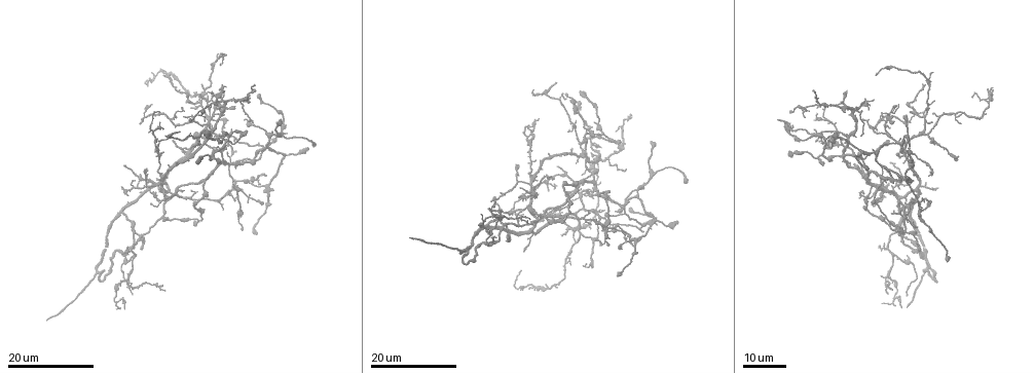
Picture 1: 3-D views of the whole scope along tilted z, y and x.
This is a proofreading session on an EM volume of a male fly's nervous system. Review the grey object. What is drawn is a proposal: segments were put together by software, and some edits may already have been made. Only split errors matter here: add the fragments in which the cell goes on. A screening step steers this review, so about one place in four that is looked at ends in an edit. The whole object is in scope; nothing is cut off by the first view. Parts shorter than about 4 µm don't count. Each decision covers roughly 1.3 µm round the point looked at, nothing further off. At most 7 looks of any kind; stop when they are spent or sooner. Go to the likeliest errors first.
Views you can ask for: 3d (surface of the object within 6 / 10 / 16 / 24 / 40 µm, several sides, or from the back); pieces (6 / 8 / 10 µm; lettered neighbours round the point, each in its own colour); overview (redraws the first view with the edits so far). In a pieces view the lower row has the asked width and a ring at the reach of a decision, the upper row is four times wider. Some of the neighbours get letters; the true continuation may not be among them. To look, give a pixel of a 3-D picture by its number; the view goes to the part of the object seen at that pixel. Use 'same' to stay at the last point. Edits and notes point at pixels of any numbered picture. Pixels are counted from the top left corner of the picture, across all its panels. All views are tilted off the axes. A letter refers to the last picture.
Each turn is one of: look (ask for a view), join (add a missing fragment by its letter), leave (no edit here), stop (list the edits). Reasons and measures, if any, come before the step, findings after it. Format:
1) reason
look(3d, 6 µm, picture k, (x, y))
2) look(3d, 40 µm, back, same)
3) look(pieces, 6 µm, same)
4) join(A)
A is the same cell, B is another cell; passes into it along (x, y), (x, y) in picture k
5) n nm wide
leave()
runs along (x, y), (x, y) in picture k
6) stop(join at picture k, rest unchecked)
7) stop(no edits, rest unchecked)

free end
look(3d, 24 µm, picture 1, (191, 109))

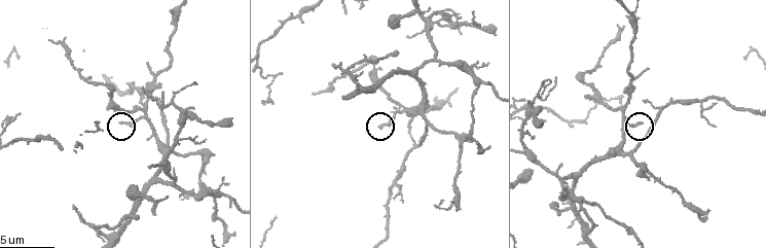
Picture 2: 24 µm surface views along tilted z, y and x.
what lies round it
look(pieces, 10 µm, picture 2, (382, 125))

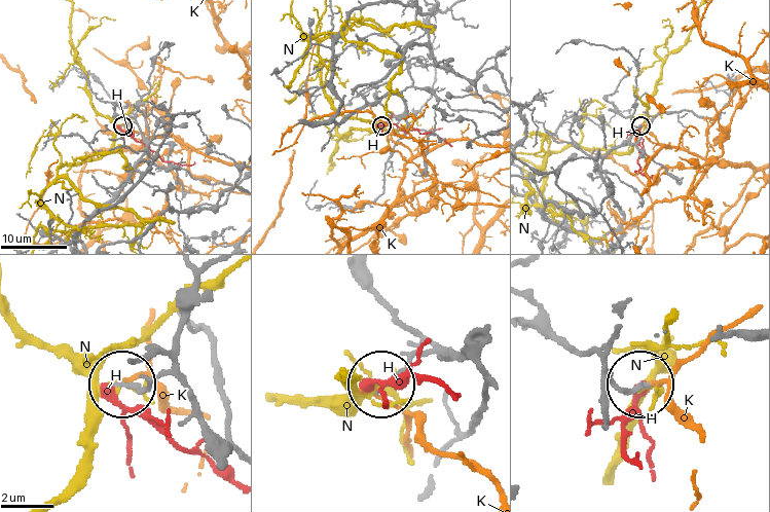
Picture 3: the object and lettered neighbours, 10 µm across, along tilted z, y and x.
leave()
H, K and N are other cells; runs along (215, 460), (214, 437), (177, 381), (163, 374), (121, 382) in picture 3; no lettered fragment goes on from it

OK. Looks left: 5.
an open end
look(3d, 16 µm, picture 1, (573, 98))

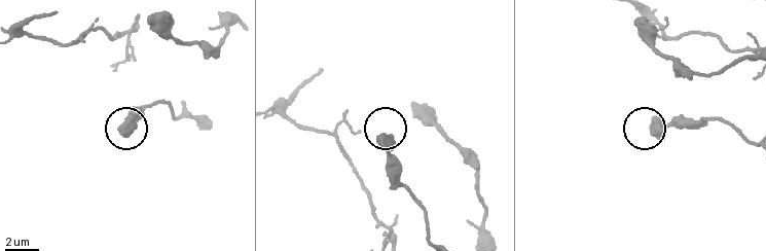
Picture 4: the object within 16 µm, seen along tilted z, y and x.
look(3d, 10 µm, picture 4, (653, 131))

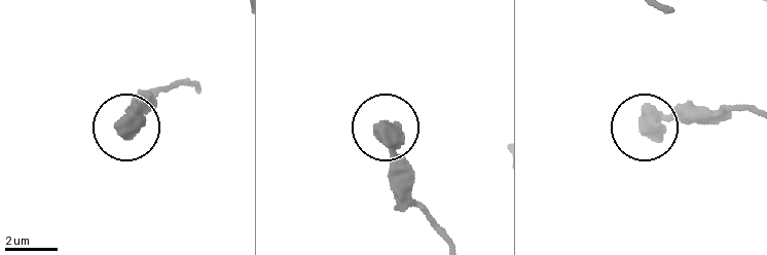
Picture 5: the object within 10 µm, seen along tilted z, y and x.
look(pieces, 6 µm, picture 5, (121, 129))

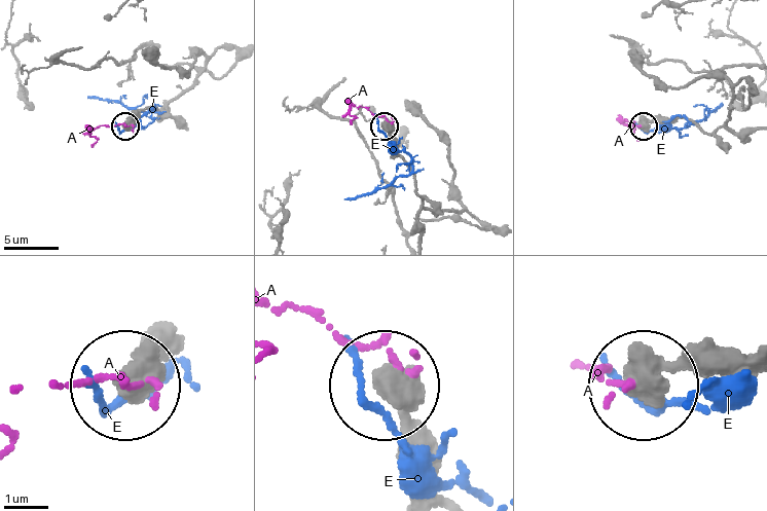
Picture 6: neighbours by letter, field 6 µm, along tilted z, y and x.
leave()
A and E are other cells; runs along (740, 354), (697, 357), (647, 387) in picture 6; none of them fits

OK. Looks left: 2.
branch stops here
look(3d, 24 µm, picture 1, (410, 237))

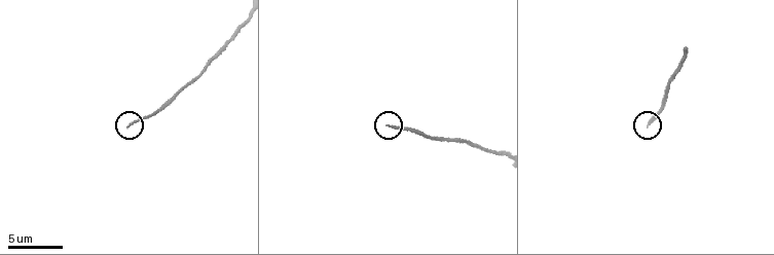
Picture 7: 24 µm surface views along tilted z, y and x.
look(pieces, 6 µm, picture 7, (386, 126))

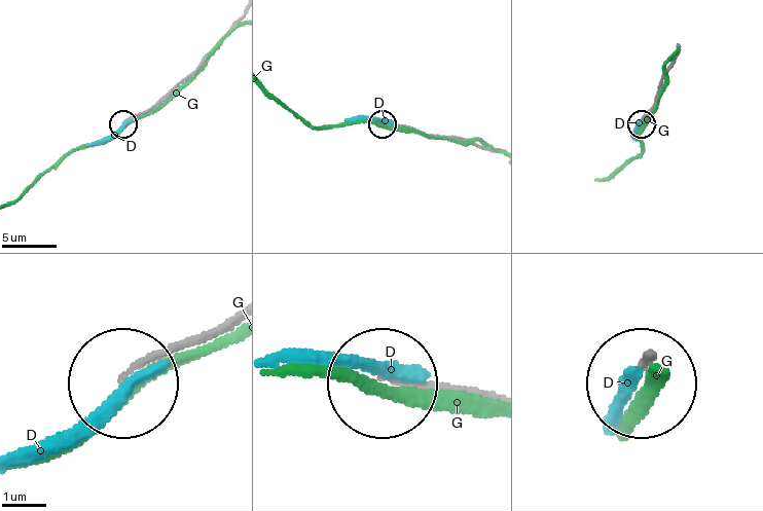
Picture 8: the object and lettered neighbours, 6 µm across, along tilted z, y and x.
110 nm wide
leave()
D and G are other cells; runs along (233, 27), (194, 71), (125, 122) in picture 8; no lettered fragment goes on from it

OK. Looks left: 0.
stop(no edits, rest unchecked)

